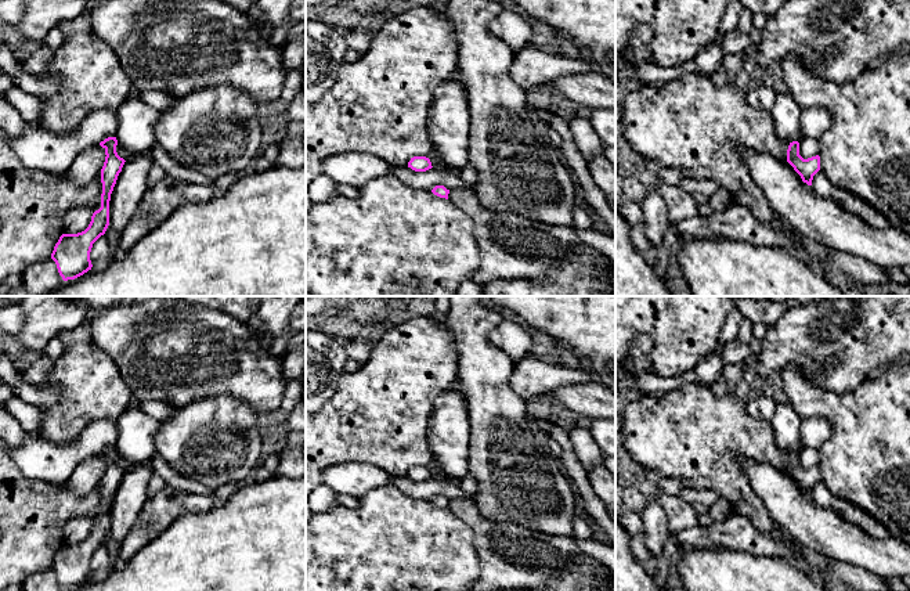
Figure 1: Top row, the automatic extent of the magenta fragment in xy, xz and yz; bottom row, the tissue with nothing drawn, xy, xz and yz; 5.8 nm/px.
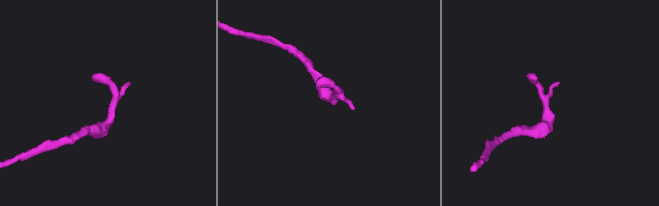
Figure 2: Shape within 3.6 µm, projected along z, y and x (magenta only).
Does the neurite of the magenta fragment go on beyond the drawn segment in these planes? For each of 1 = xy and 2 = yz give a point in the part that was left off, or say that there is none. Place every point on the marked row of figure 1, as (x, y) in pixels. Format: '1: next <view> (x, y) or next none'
1: next none
2: next none

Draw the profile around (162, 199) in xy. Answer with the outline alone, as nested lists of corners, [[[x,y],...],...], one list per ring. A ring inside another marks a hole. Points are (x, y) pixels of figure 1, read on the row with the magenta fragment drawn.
[[[165,176],[159,183],[148,187],[134,216],[120,233],[120,251],[127,253],[141,238],[158,228],[181,206],[206,203],[214,197],[212,184],[184,183]]]

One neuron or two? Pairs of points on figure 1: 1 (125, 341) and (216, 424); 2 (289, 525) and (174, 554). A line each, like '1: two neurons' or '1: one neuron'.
1: two neurons
2: one neuron

